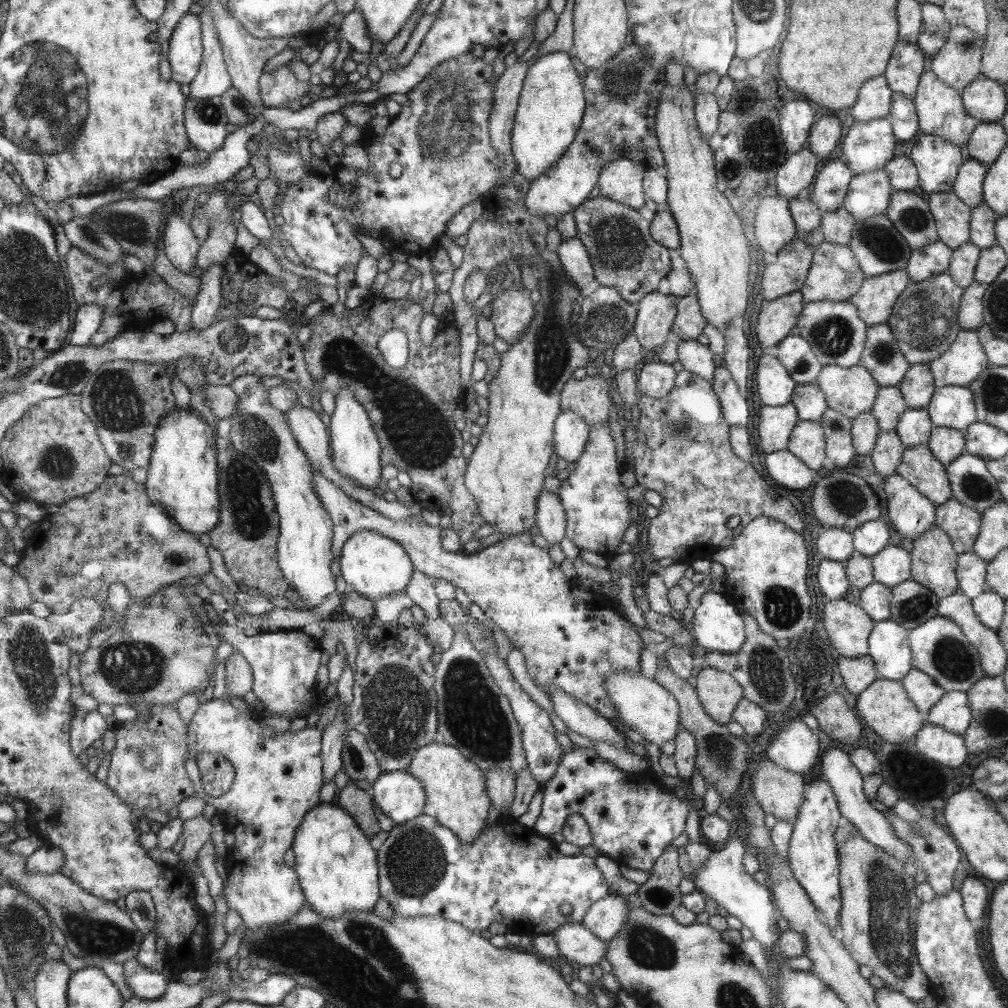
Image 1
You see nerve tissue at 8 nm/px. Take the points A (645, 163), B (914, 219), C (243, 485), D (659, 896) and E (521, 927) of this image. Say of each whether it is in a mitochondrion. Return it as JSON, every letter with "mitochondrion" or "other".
{"A":"other","B":"mitochondrion","C":"mitochondrion","D":"mitochondrion","E":"other"}

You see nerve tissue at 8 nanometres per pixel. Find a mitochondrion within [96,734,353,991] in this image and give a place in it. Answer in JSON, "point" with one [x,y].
{"point":[141,903]}

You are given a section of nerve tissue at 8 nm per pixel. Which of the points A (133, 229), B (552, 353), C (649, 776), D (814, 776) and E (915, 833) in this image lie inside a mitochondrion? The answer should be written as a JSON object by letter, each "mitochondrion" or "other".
{"A":"mitochondrion","B":"mitochondrion","C":"other","D":"other","E":"mitochondrion"}

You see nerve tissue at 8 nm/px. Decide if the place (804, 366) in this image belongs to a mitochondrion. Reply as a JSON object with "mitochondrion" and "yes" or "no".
{"mitochondrion":"yes"}

